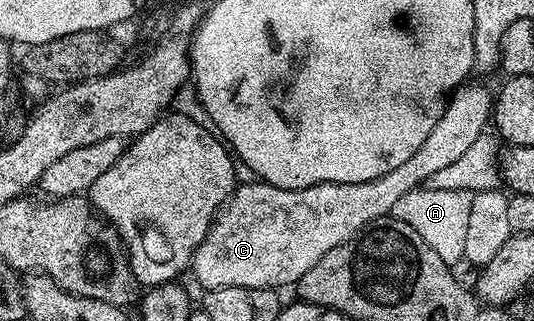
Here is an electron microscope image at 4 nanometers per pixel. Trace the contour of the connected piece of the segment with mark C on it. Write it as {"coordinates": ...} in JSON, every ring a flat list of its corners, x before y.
{"coordinates":[[463,84,450,95,446,104,444,116,436,120,436,128,428,135,428,140,420,144,416,156,404,160,400,168,388,172,371,182,325,182,319,186,309,186,299,190,285,190,279,186,273,186,261,180,249,180,237,187,233,195,226,202,225,206,218,211,218,216,210,226,208,236,203,240,200,248,194,253,192,271,194,278,206,290,215,290,225,286,239,286,240,288,283,288,282,286,293,287,324,256,324,252,332,252,345,242,353,242,354,238,363,228,372,222,378,222,381,218,391,213,393,205,400,196,406,192,429,183,440,168,460,160,464,152,472,146,480,135,487,129,492,118,495,95,490,94,486,86,478,84]]}

